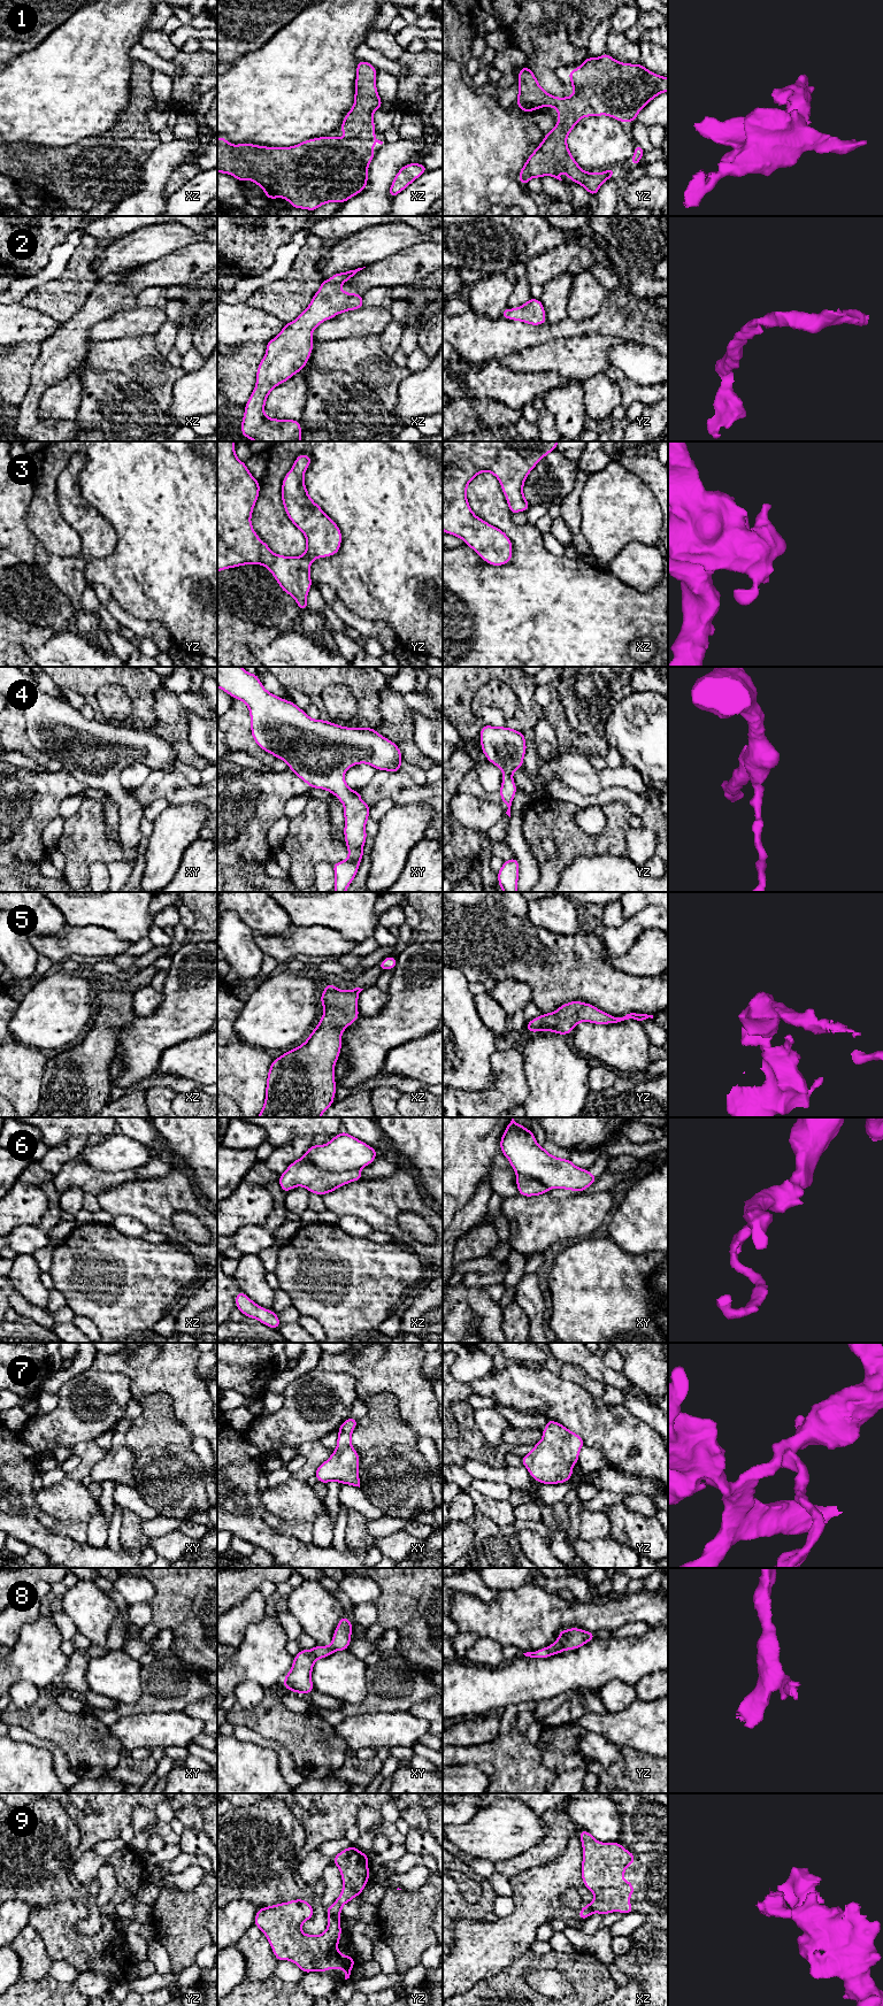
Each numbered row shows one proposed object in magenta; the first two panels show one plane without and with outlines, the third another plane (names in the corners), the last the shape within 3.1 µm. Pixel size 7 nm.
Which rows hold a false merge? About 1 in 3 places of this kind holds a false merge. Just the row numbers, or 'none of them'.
6, 9

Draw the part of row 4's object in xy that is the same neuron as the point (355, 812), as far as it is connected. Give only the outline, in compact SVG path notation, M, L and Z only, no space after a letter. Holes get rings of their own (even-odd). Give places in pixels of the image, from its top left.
M217 667L217 687L230 694L233 699L241 700L249 708L251 731L254 741L263 751L271 753L276 759L284 760L289 768L312 789L323 789L335 794L344 805L344 836L348 850L348 858L332 864L335 871L335 892L346 892L348 885L356 876L361 859L363 858L363 845L367 839L366 823L369 818L371 806L363 802L360 797L362 792L351 790L345 782L345 771L355 764L367 763L376 770L397 773L401 769L401 751L390 739L379 735L369 727L347 728L339 727L322 718L310 718L297 704L282 699L267 691L256 674L251 674L241 667Z

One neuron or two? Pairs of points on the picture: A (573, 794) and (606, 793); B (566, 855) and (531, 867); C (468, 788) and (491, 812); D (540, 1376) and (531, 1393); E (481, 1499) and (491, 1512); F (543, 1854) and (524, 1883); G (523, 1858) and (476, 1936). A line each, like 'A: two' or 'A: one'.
A: one
B: two
C: two
D: one
E: one
F: two
G: two

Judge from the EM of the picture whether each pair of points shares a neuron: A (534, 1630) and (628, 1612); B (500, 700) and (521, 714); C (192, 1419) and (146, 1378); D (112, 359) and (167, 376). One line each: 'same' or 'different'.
A: same
B: different
C: same
D: same

